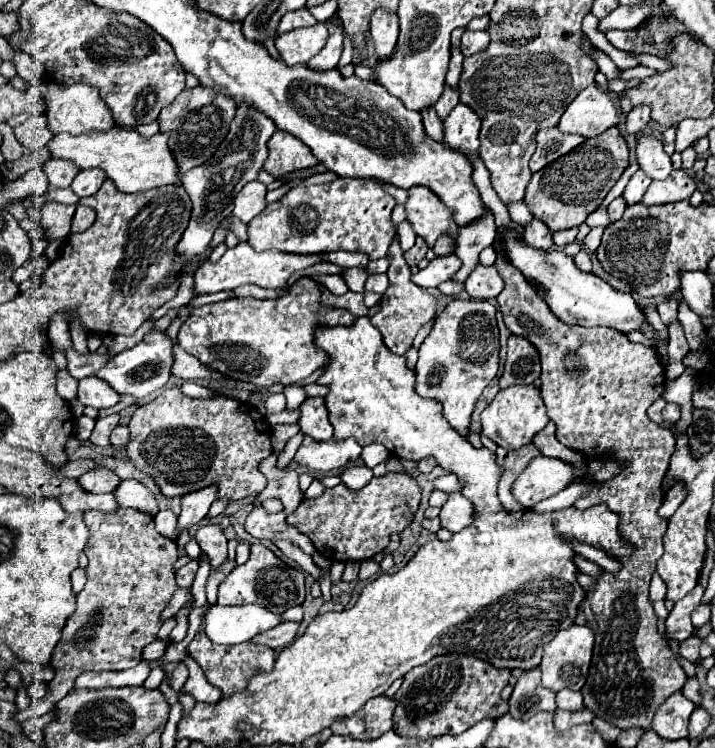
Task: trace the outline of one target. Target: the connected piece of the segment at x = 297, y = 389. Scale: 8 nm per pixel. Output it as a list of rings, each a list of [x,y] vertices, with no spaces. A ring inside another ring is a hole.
[[[286,386],[286,388],[284,388],[284,396],[286,396],[286,400],[288,400],[286,410],[291,411],[299,408],[300,402],[306,398],[302,386]],[[294,402],[298,402],[298,404],[294,404]]]

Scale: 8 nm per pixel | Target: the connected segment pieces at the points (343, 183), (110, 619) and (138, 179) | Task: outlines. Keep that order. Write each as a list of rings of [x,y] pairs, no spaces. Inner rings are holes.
[[[338,178],[330,184],[318,186],[296,186],[288,194],[284,194],[278,202],[268,204],[252,222],[248,224],[248,244],[258,250],[280,250],[292,254],[318,254],[318,252],[366,252],[370,260],[384,258],[388,246],[394,238],[394,224],[390,222],[390,212],[396,206],[396,200],[388,196],[380,184],[358,180],[358,178]]]
[[[118,508],[116,512],[96,512],[90,510],[84,514],[84,522],[88,526],[88,540],[86,540],[86,556],[88,556],[88,582],[82,592],[76,596],[78,606],[76,612],[68,618],[66,626],[62,628],[62,638],[54,648],[50,666],[56,670],[54,680],[50,682],[50,690],[44,698],[34,700],[30,708],[18,710],[14,720],[24,724],[30,718],[42,716],[50,712],[58,700],[62,700],[74,684],[74,678],[86,670],[128,670],[134,668],[142,660],[142,650],[156,640],[158,630],[162,626],[162,610],[168,606],[174,590],[174,562],[178,560],[176,542],[162,536],[154,526],[154,516],[136,508]]]
[[[118,126],[108,132],[90,132],[84,136],[70,136],[66,132],[60,132],[54,134],[46,148],[50,150],[52,158],[70,160],[78,168],[104,170],[106,178],[110,178],[118,190],[134,194],[178,182],[178,166],[172,152],[166,146],[166,140],[166,134],[154,134],[150,138],[144,138],[134,128]]]

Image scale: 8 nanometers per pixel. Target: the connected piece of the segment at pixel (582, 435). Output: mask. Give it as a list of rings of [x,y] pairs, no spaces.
[[[502,254],[496,258],[494,266],[496,266],[498,274],[502,274],[502,280],[504,280],[504,290],[502,290],[502,294],[498,294],[498,304],[500,304],[502,314],[504,314],[504,324],[508,326],[508,330],[510,330],[512,334],[528,338],[528,340],[538,348],[538,352],[540,352],[540,362],[542,362],[542,374],[540,374],[540,380],[542,380],[542,386],[540,386],[540,388],[542,388],[542,400],[544,400],[544,404],[546,404],[546,408],[548,408],[548,416],[550,416],[550,420],[554,420],[554,424],[556,424],[556,428],[558,428],[558,430],[556,430],[556,438],[558,438],[564,446],[568,446],[568,448],[572,448],[572,450],[576,450],[576,452],[580,452],[580,454],[584,454],[584,456],[616,458],[616,460],[626,462],[626,470],[622,470],[616,478],[604,482],[602,488],[598,488],[598,490],[594,488],[592,492],[588,492],[588,494],[586,494],[584,498],[580,498],[574,506],[580,508],[580,510],[584,510],[584,508],[596,506],[596,504],[600,504],[600,502],[606,502],[608,508],[610,508],[612,512],[618,512],[618,514],[620,514],[620,532],[622,532],[622,536],[624,536],[626,540],[630,540],[630,542],[636,546],[636,552],[634,552],[628,560],[622,560],[622,564],[624,564],[622,572],[618,572],[618,574],[602,574],[602,576],[596,580],[596,588],[590,590],[590,592],[586,592],[586,598],[582,600],[580,610],[578,610],[578,616],[576,616],[574,622],[578,625],[590,626],[592,630],[596,630],[596,650],[594,650],[592,666],[590,666],[588,676],[586,676],[586,686],[582,688],[582,694],[584,694],[584,706],[586,706],[590,712],[594,712],[594,716],[598,716],[598,718],[602,718],[602,720],[614,724],[614,726],[620,728],[620,730],[626,730],[626,728],[642,728],[642,730],[650,730],[650,728],[652,728],[652,718],[654,718],[654,714],[658,712],[658,706],[662,706],[662,702],[664,702],[668,696],[672,696],[674,692],[678,692],[678,690],[682,688],[684,680],[686,680],[686,674],[684,674],[682,666],[678,664],[676,656],[674,656],[672,650],[666,646],[666,642],[658,636],[658,630],[656,630],[658,620],[656,620],[656,614],[654,614],[654,610],[652,610],[652,602],[648,600],[650,578],[652,578],[652,574],[656,572],[656,560],[662,556],[662,538],[664,538],[666,524],[668,524],[668,520],[664,520],[664,518],[658,516],[658,508],[660,508],[662,500],[664,500],[662,478],[664,478],[664,474],[666,474],[666,470],[668,470],[668,462],[670,462],[670,456],[672,456],[672,452],[674,452],[674,444],[676,444],[676,442],[674,442],[674,436],[672,436],[670,430],[660,428],[656,422],[652,422],[652,420],[646,416],[648,406],[650,406],[658,396],[662,396],[662,392],[664,392],[664,382],[666,382],[666,378],[664,378],[664,368],[662,368],[662,364],[660,364],[660,358],[658,358],[656,348],[646,348],[644,344],[632,344],[632,342],[628,342],[626,334],[622,334],[622,332],[618,332],[618,330],[610,330],[610,328],[570,326],[570,324],[558,320],[558,318],[552,314],[552,310],[546,306],[546,302],[540,300],[540,298],[536,296],[534,288],[526,282],[526,278],[522,278],[522,272],[514,270],[514,266],[510,266],[510,262],[506,262],[506,258],[502,258]]]

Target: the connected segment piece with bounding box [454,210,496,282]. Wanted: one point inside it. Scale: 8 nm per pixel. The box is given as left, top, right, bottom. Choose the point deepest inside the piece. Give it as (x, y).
(472, 239)

